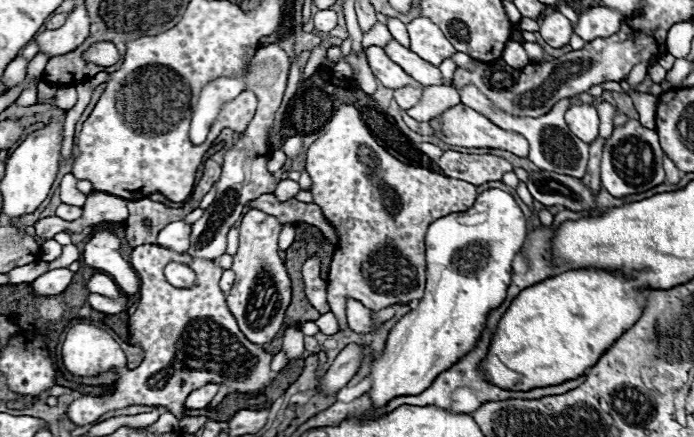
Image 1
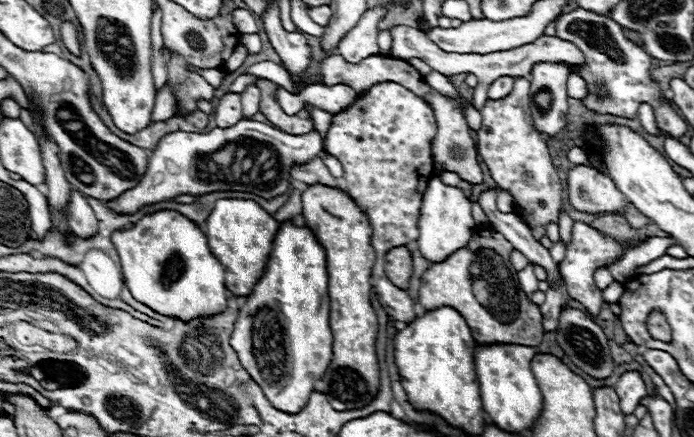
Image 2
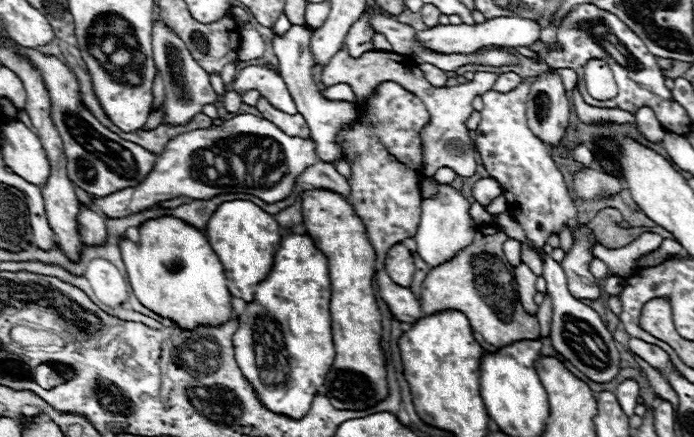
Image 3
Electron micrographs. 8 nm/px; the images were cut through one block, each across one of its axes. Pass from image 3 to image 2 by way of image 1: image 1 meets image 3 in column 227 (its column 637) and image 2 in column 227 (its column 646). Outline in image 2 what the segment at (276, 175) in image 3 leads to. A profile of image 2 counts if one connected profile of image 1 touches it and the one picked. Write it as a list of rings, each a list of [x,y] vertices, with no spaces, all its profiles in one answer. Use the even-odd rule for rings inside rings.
[[[240,120],[232,128],[212,128],[208,134],[196,134],[196,132],[170,132],[166,134],[160,144],[150,152],[146,174],[142,176],[140,184],[122,196],[114,198],[110,204],[116,208],[116,212],[136,212],[138,208],[154,202],[162,202],[168,198],[174,198],[178,194],[192,194],[202,196],[204,192],[218,192],[218,190],[234,190],[234,192],[252,192],[258,196],[264,196],[270,200],[272,196],[280,196],[280,192],[286,192],[290,186],[290,178],[286,178],[284,170],[292,166],[292,160],[312,160],[322,154],[322,136],[320,132],[312,130],[308,134],[292,136],[282,130],[276,130],[272,126],[266,126],[256,120]]]

